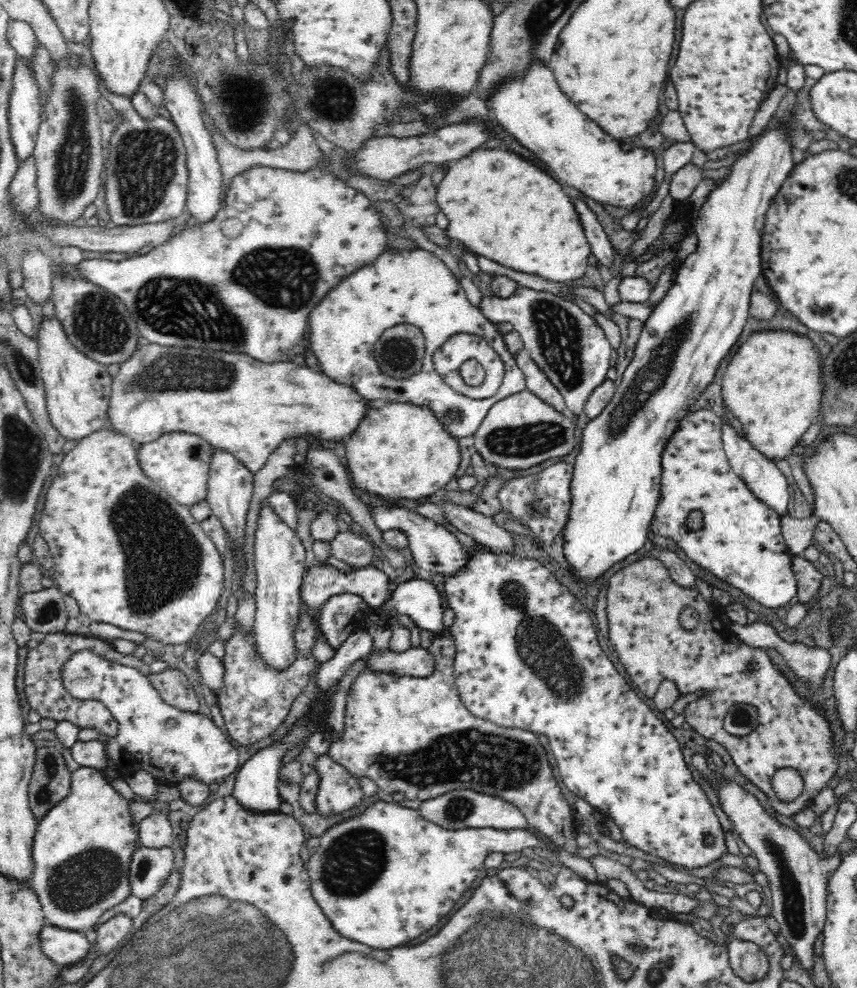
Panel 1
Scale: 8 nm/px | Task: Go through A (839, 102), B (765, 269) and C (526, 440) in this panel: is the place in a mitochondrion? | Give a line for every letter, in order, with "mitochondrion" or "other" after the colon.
A: other
B: other
C: mitochondrion

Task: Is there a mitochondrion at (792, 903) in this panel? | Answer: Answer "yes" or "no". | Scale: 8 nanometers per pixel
yes

